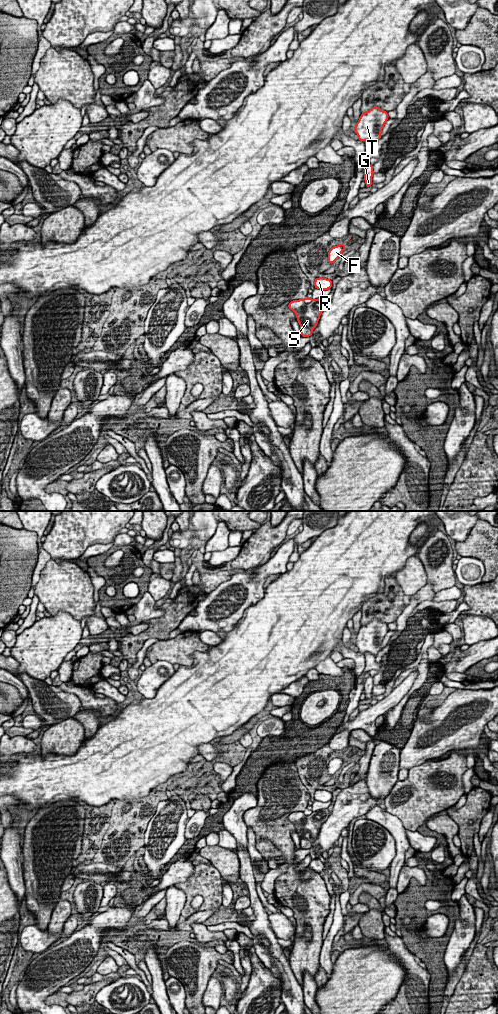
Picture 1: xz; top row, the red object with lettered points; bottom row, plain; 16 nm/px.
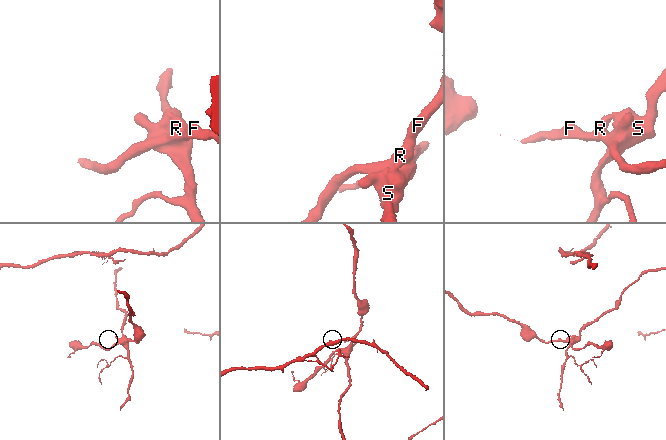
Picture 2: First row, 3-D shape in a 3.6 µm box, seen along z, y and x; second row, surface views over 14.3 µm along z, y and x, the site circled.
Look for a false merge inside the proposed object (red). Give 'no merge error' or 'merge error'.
merge error

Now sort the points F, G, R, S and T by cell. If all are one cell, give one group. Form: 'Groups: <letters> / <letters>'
Groups: F G R T / S

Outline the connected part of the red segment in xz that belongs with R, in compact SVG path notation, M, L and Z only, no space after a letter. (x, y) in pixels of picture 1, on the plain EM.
M318 789L314 792L314 799L320 802L328 802L332 800L332 792Z

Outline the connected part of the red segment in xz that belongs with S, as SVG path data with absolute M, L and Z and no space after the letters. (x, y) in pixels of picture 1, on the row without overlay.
M321 809L313 811L310 815L305 815L299 811L292 812L288 816L288 820L295 824L302 849L313 847L312 843L317 838L321 825L328 819L330 813L328 809Z

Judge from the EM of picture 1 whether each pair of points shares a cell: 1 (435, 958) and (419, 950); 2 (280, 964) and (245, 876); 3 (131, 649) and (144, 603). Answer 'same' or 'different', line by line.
1: same
2: same
3: different

